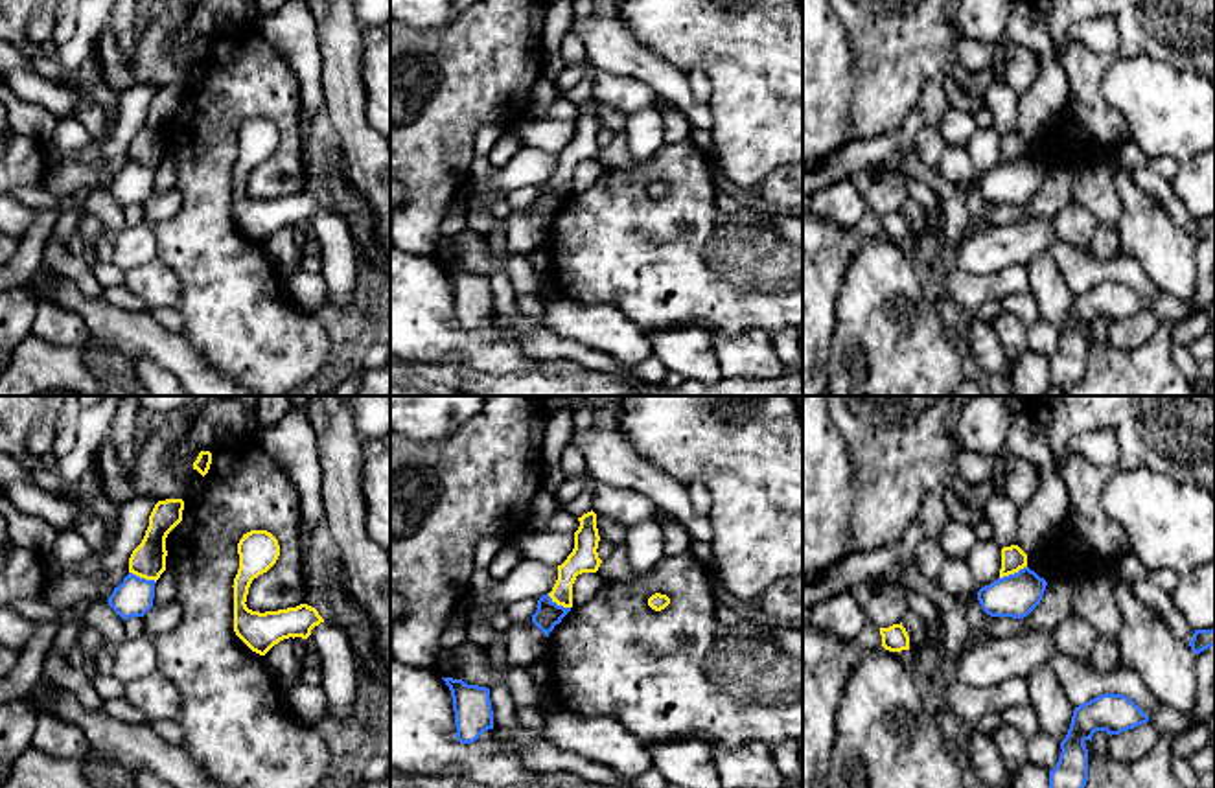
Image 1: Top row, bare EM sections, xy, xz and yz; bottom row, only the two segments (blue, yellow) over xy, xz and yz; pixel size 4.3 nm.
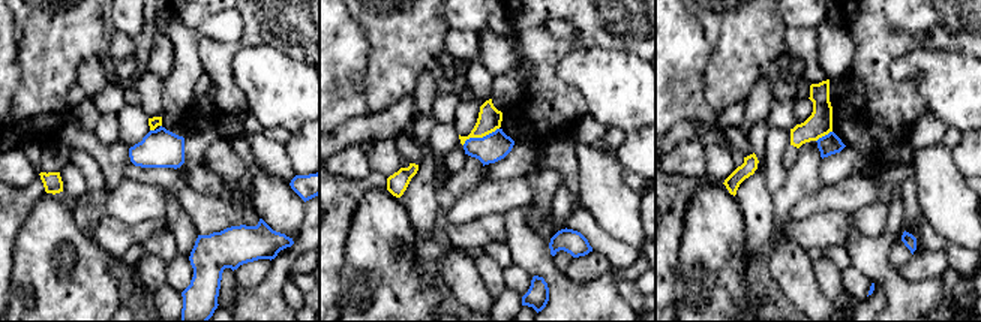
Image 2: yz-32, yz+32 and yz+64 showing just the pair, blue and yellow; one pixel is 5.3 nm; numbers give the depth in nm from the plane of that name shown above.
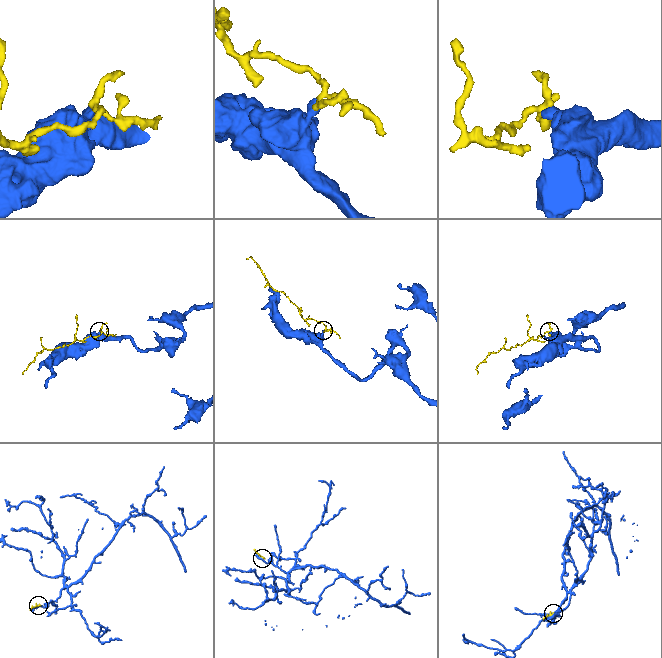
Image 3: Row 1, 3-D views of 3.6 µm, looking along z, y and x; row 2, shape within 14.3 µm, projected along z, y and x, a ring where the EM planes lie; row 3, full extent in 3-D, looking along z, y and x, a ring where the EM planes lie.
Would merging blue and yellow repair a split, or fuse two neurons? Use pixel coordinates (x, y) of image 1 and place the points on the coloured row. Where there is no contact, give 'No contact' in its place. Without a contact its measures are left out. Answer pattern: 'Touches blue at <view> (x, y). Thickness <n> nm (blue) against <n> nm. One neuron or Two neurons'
Touches blue at xy (142, 579). Thickness 170 nm (blue) against 160 nm. Two neurons

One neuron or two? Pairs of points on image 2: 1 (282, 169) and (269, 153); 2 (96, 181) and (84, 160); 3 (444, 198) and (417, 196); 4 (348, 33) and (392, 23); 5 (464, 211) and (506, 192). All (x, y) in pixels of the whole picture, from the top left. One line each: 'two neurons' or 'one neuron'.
1: one neuron
2: one neuron
3: two neurons
4: two neurons
5: one neuron

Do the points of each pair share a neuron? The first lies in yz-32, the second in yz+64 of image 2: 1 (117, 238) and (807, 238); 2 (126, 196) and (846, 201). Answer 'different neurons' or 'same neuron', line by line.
1: same neuron
2: same neuron

